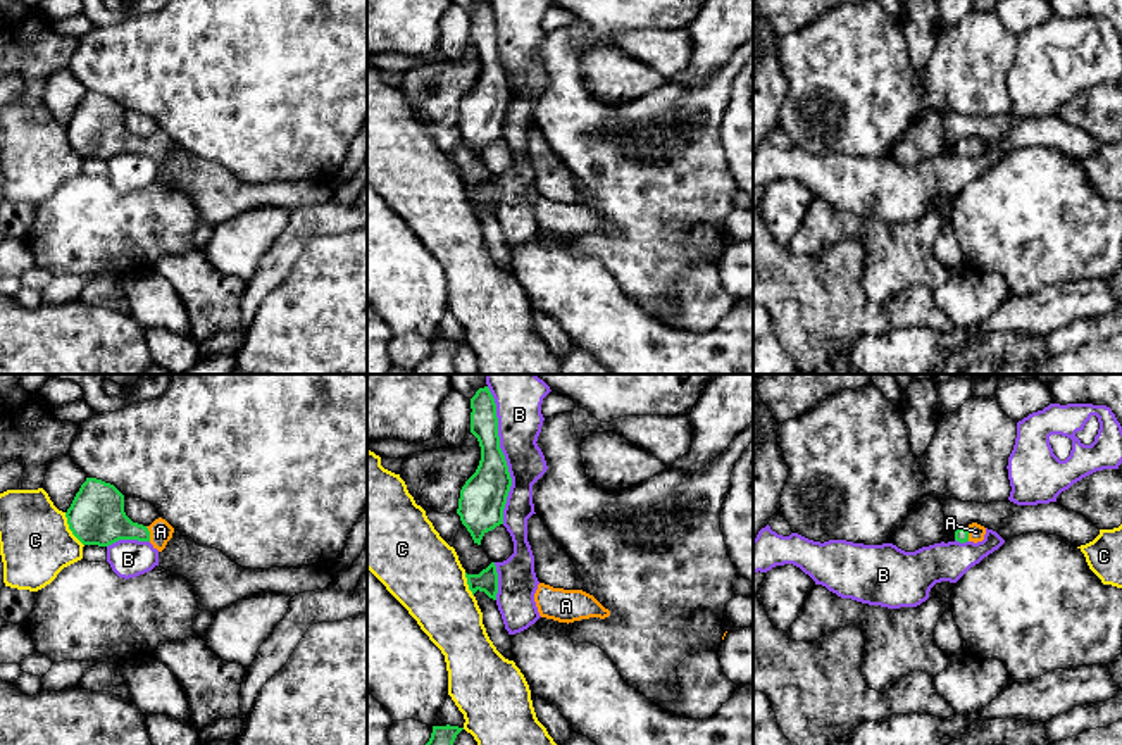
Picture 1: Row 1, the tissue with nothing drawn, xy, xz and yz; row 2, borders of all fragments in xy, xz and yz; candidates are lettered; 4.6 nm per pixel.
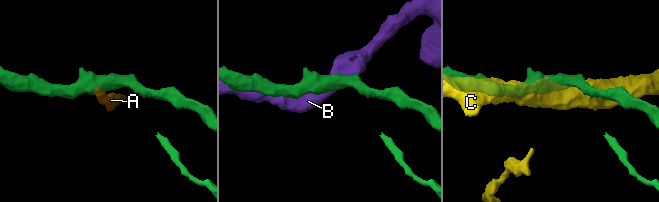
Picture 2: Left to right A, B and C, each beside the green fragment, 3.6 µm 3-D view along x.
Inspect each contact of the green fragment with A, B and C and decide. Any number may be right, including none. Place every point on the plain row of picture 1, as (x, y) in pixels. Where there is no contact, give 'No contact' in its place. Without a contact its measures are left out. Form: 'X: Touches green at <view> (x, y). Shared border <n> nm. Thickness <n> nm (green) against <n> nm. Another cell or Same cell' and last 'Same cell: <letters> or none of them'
A: Touches green at xy (149, 147). Shared border 80 nm. Thickness 240 nm (green) against 110 nm. Same cell
B: Touches green at xz (504, 69). Shared border 650 nm. Thickness 220 nm (green) against 200 nm. Another cell
C: Touches green at xy (69, 142). Shared border 180 nm. Thickness 260 nm (green) against 340 nm. Another cell
Same cell: A

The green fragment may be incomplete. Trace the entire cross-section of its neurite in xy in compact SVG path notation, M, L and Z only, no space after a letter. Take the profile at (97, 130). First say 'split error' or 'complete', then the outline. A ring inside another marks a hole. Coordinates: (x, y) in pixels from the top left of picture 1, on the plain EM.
split error; M86 91L65 131L69 143L83 159L109 160L119 153L138 153L150 155L162 166L174 147L162 131L150 140L133 136L124 126L124 109L97 91Z

